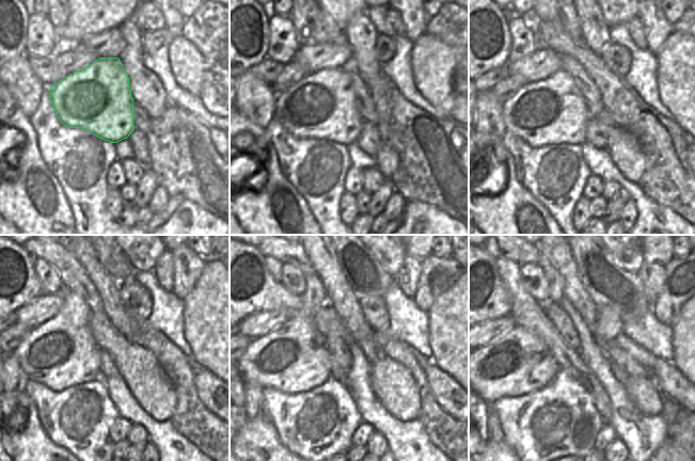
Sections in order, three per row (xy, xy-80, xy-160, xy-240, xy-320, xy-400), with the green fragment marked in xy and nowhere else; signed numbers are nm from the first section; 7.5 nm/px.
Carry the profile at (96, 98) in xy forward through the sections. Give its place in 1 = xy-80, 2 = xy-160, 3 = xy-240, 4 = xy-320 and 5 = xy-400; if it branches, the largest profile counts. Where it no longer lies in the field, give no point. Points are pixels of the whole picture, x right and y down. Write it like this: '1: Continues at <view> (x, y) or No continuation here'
1: Continues at xy-80 (320, 106)
2: Continues at xy-160 (552, 111)
3: Continues at xy-240 (60, 353)
4: Continues at xy-320 (293, 359)
5: Continues at xy-400 (518, 363).

